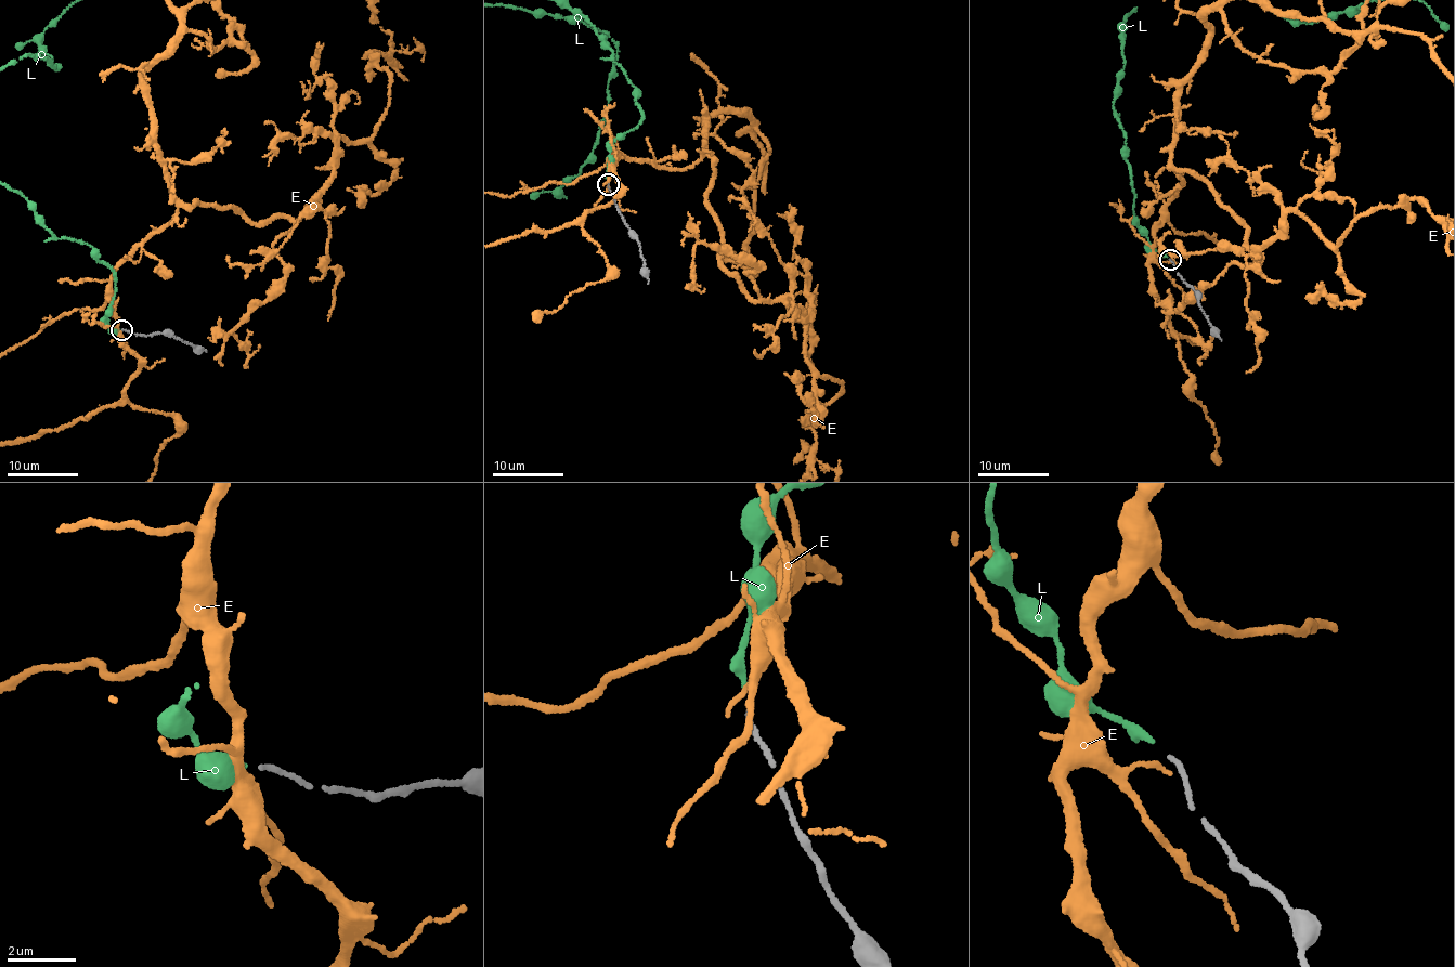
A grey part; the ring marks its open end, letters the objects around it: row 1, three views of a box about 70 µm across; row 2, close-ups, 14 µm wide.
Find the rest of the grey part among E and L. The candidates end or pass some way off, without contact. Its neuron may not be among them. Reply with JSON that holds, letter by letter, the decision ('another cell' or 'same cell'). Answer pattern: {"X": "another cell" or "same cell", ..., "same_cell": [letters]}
{"E": "another cell", "L": "same cell", "same_cell": ["L"]}

